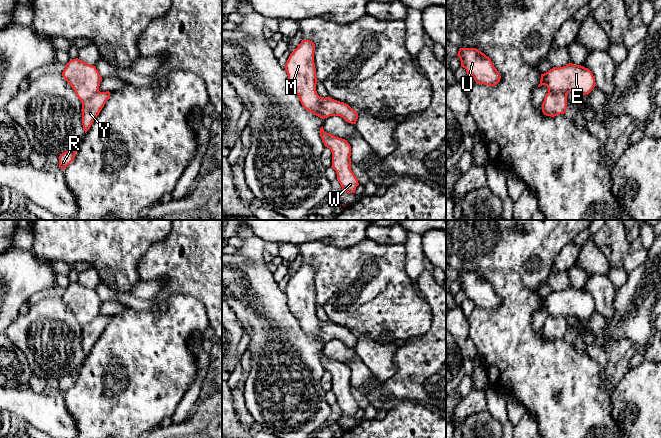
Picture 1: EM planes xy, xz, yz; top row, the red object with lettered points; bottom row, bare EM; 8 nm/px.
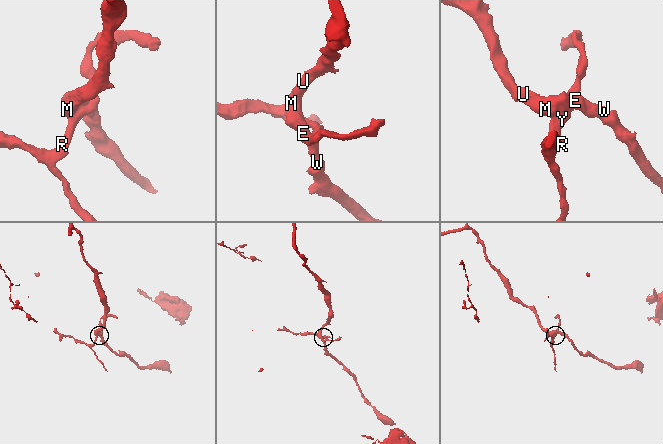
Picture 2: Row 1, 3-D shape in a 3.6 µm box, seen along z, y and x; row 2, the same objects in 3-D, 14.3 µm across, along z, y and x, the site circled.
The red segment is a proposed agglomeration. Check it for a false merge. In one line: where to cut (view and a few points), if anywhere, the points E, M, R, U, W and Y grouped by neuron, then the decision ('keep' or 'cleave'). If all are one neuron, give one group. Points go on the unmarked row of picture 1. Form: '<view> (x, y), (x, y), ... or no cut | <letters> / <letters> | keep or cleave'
xz (319, 321), (318, 336), (324, 342) | E M U W / R Y | cleave

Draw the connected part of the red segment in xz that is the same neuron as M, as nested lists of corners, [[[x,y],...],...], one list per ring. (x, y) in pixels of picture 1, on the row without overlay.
[[[302,264],[290,278],[285,294],[288,298],[288,308],[298,319],[302,330],[314,339],[322,342],[318,332],[320,320],[316,315],[316,294],[314,287],[315,268],[310,264]]]

